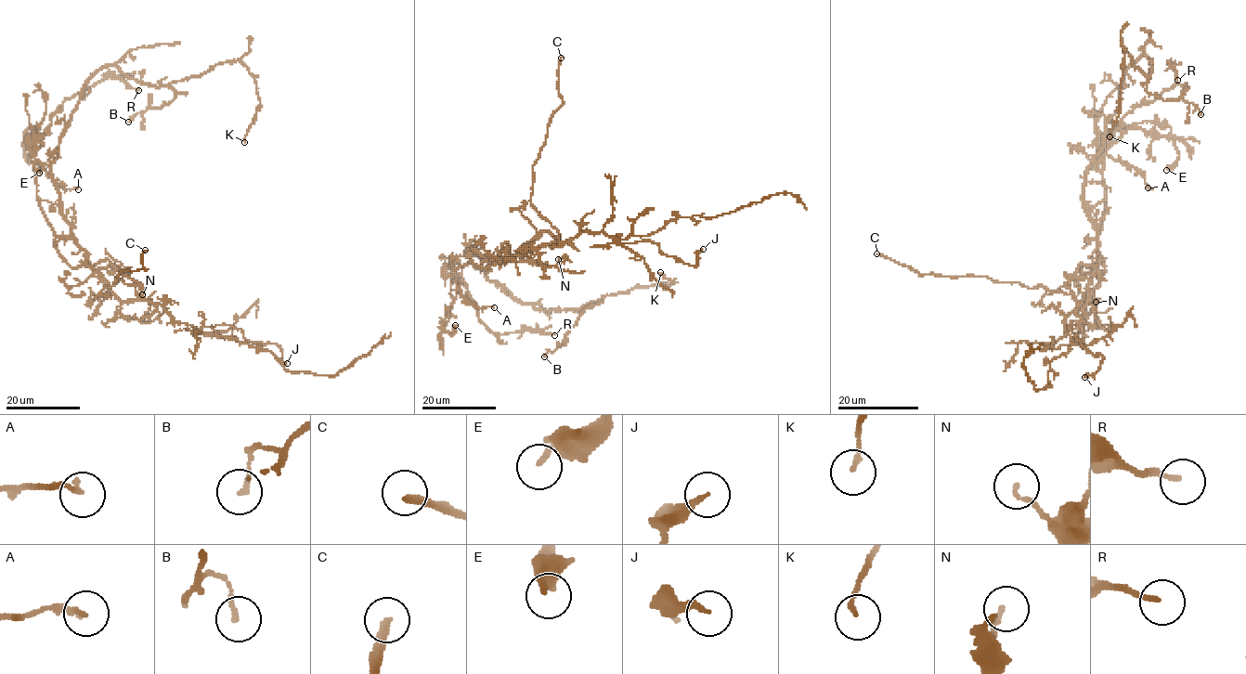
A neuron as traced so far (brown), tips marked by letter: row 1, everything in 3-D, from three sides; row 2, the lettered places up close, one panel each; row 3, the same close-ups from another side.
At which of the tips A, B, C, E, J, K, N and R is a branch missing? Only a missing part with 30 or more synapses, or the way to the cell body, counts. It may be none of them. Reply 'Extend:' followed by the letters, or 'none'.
Extend: C

